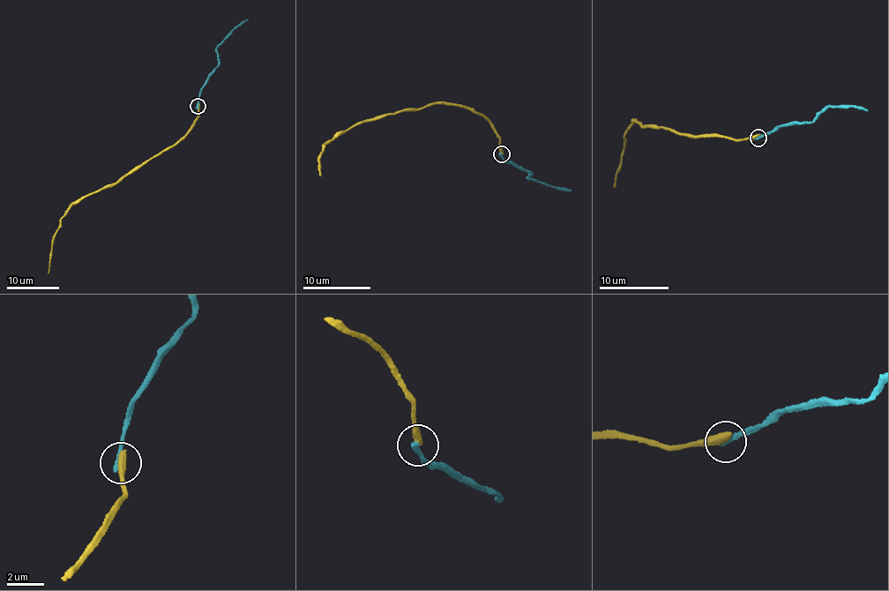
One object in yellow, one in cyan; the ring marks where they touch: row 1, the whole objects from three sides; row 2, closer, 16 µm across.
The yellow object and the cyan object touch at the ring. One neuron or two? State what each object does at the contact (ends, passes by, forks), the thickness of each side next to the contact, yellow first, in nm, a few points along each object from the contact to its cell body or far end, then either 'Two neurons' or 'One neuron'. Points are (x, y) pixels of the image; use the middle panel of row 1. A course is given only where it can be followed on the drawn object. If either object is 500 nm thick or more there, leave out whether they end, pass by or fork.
At the ring yellow ends. At the ring cyan ends. Thickness 480 nm (yellow) against 320 nm. Course of yellow: (501, 153), (499, 136), (484, 117), (457, 105), (433, 104), (350, 126), (324, 144), (319, 159), (320, 175). Course of cyan: (501, 153), (503, 160), (531, 173), (528, 178), (571, 190). Two neurons

